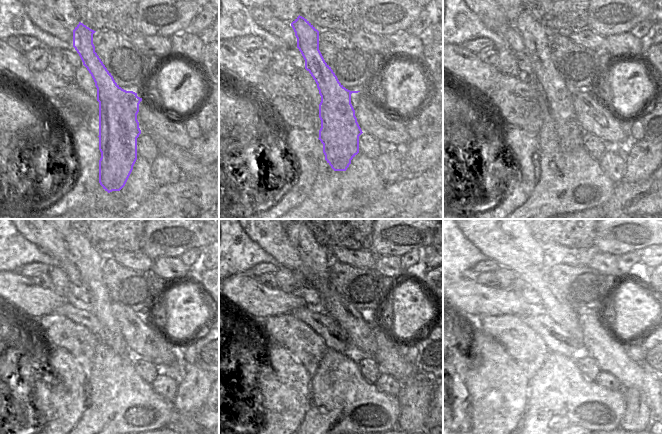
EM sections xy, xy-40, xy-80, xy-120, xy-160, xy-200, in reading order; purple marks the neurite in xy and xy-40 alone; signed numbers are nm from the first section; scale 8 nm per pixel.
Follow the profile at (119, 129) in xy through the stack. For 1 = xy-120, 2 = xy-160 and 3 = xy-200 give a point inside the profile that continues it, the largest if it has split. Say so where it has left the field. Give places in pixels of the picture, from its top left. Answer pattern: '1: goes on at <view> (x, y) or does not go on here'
1: goes on at xy-120 (88, 261)
2: goes on at xy-160 (317, 258)
3: goes on at xy-200 (523, 239)

